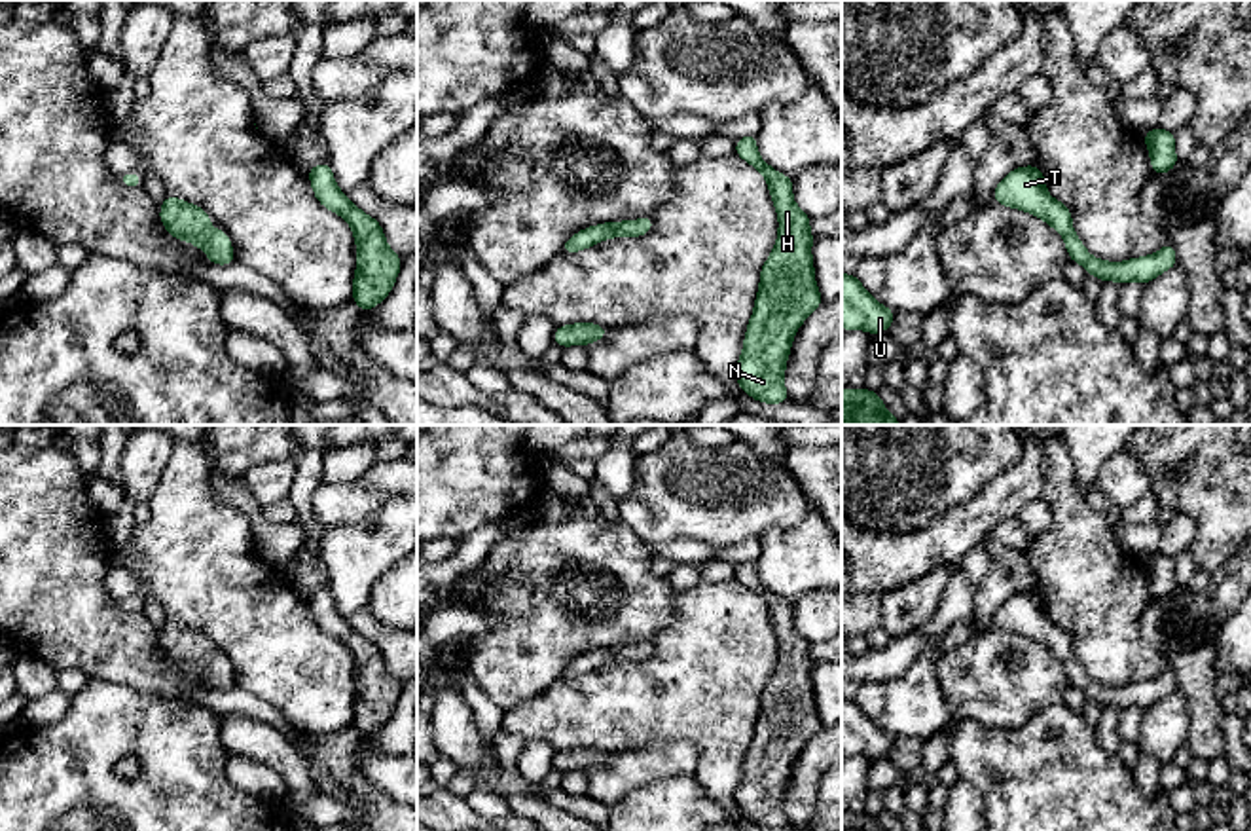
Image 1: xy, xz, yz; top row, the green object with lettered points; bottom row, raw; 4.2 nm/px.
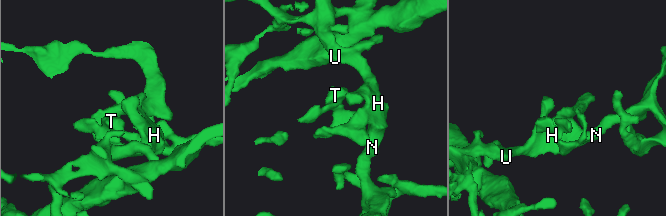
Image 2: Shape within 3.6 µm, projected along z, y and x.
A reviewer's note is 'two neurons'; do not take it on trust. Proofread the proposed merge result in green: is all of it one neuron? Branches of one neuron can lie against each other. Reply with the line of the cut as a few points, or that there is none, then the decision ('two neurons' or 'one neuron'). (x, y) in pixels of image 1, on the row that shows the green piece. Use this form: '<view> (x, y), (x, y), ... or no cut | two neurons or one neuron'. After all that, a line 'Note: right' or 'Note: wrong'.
no cut | one neuron
Note: wrong

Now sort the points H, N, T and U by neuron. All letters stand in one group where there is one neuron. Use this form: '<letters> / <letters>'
H N T U

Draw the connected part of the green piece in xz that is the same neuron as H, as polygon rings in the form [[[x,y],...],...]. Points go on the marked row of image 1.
[[[756,135],[737,138],[734,154],[766,178],[779,220],[777,241],[760,269],[754,309],[734,376],[751,398],[785,404],[785,368],[792,338],[825,302],[815,283],[811,218],[794,203],[794,180],[760,157]]]

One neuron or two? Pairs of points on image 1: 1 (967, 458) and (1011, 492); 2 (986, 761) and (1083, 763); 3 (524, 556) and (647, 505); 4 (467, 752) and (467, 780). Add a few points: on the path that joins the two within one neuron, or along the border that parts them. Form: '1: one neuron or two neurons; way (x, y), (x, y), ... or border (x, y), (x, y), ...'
1: two neurons; border (1024, 444), (1022, 456), (1011, 467), (960, 505)
2: one neuron; way (1011, 763), (1058, 763)
3: two neurons; border (618, 518), (651, 547)
4: two neurons; border (459, 769), (467, 769), (478, 788)

